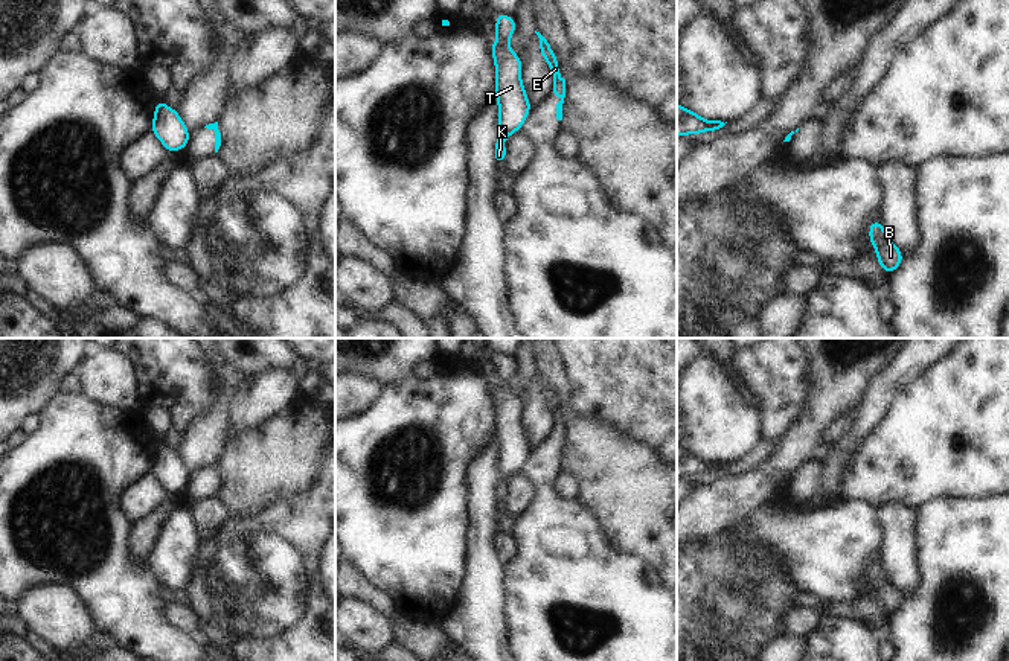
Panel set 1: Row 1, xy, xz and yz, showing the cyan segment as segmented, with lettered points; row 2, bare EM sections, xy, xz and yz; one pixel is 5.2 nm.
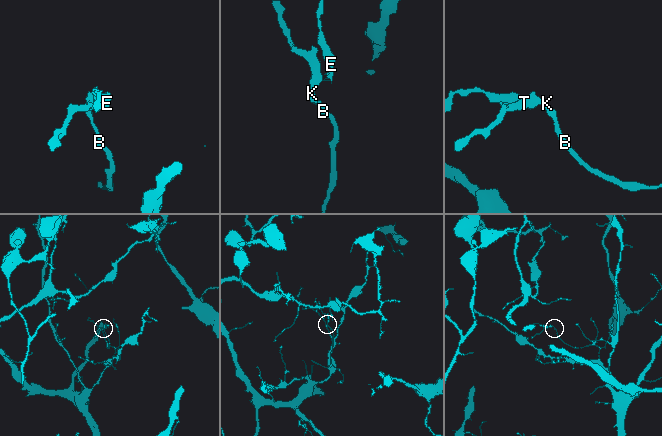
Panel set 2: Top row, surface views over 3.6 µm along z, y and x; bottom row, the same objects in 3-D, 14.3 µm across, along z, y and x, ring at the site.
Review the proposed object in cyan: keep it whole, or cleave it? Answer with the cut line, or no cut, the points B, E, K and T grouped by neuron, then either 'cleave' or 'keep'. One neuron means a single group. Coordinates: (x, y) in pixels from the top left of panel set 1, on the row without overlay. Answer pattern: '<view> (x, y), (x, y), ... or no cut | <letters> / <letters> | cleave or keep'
xy (188, 482), (185, 486) | B K T / E | cleave

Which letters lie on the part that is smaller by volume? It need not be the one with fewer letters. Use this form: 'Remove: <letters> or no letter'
Remove: E

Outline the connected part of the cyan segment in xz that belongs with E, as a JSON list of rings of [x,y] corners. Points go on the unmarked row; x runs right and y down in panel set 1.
[[[535,372],[535,375],[540,379],[540,390],[541,390],[543,401],[547,404],[547,407],[552,413],[552,417],[553,417],[553,426],[552,426],[549,437],[558,437],[561,440],[556,445],[556,460],[562,461],[562,445],[564,445],[564,439],[565,439],[565,420],[561,417],[559,404],[558,404],[558,398],[556,398],[555,391],[550,388],[547,381],[540,373]]]

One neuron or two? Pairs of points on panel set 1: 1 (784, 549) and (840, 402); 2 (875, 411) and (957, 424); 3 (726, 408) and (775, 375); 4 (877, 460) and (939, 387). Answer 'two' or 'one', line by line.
1: two
2: two
3: two
4: one

